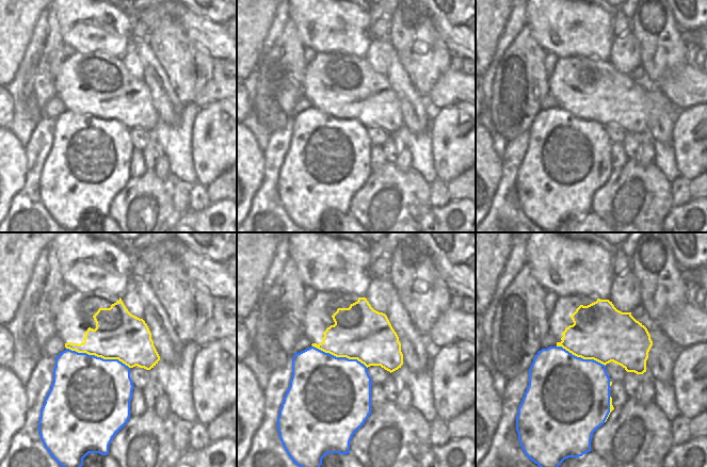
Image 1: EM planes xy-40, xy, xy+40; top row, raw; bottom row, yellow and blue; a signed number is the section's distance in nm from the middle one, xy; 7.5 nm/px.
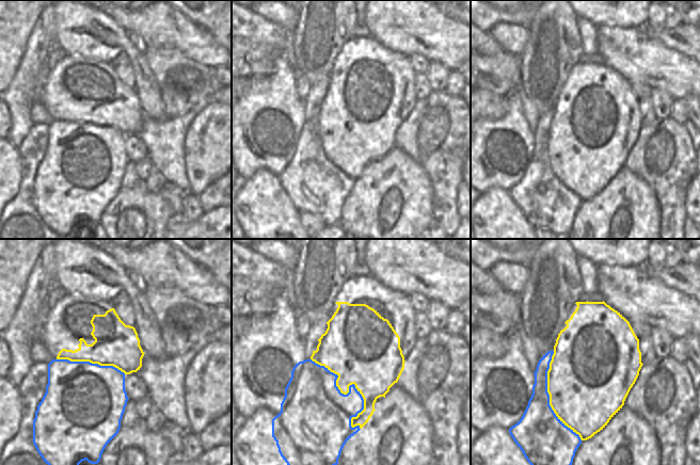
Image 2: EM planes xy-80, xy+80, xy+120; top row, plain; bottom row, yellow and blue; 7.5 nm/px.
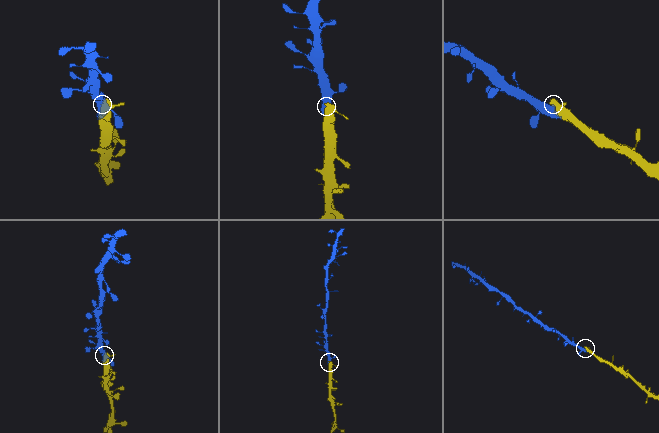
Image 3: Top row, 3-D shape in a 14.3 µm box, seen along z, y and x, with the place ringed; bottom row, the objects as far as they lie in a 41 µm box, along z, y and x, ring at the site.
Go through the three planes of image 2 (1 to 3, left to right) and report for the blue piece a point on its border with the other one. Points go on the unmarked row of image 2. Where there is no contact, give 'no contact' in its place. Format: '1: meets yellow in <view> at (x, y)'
1: meets yellow in xy-80 at (91, 123)
2: meets yellow in xy+80 at (350, 145)
3: meets yellow in xy+120 at (550, 158)

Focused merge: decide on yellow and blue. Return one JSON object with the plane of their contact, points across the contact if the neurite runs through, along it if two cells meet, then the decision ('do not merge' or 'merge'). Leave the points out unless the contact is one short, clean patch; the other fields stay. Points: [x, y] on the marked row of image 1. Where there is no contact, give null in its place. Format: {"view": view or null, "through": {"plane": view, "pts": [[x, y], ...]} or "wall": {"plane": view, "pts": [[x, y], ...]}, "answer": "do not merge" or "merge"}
{"view": "xy-40", "answer": "merge"}

